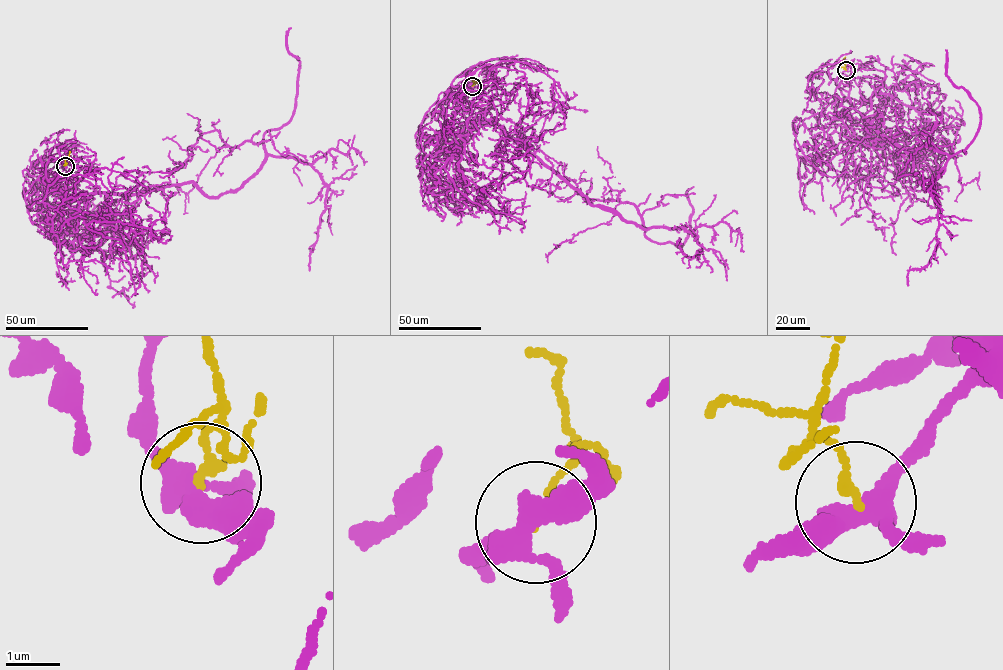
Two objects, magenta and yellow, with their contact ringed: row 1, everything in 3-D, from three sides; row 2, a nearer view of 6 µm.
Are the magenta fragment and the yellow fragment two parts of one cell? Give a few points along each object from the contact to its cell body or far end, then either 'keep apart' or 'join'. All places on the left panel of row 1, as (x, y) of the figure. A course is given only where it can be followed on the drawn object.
magenta via (65, 166), (51, 157), (45, 175), (69, 195), (235, 191), (291, 116), (291, 28) | yellow via (65, 166), (69, 151) | keep apart

